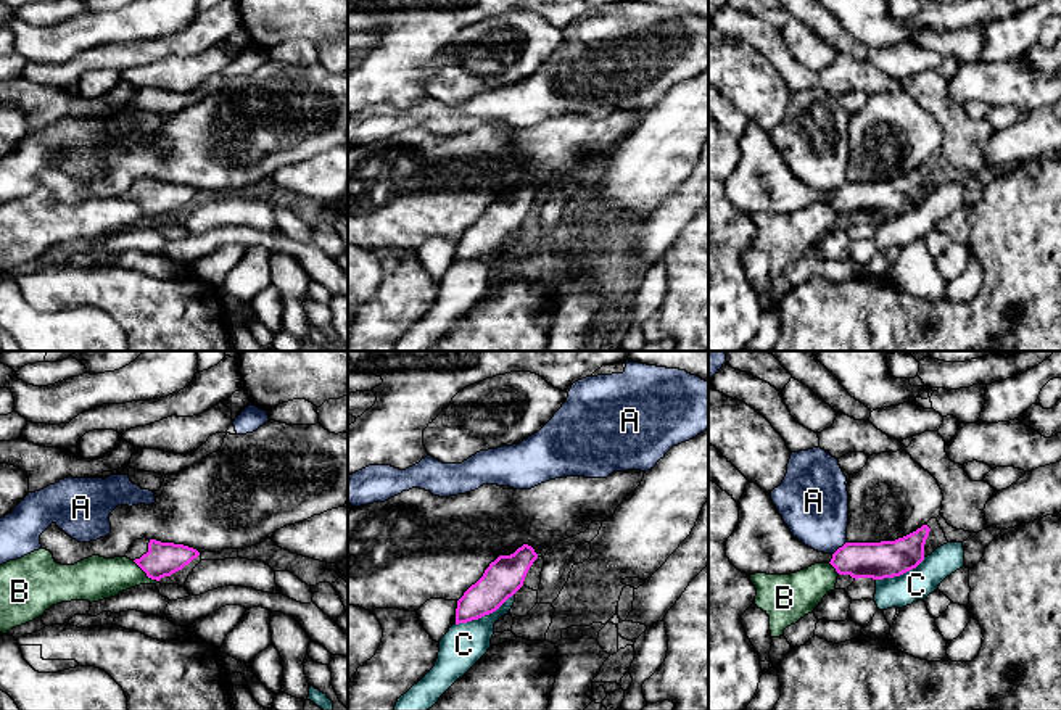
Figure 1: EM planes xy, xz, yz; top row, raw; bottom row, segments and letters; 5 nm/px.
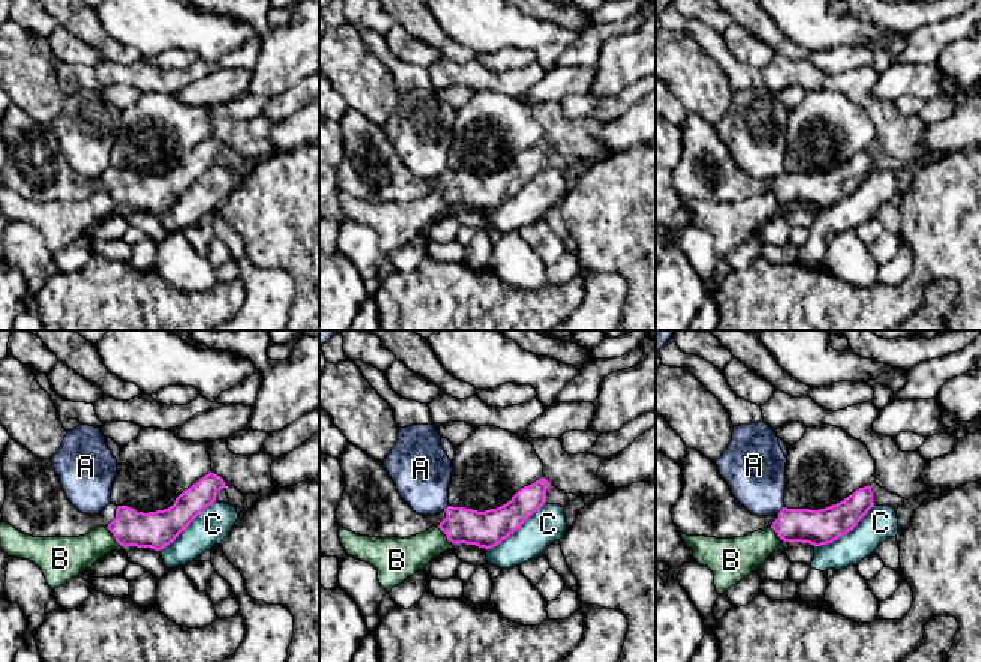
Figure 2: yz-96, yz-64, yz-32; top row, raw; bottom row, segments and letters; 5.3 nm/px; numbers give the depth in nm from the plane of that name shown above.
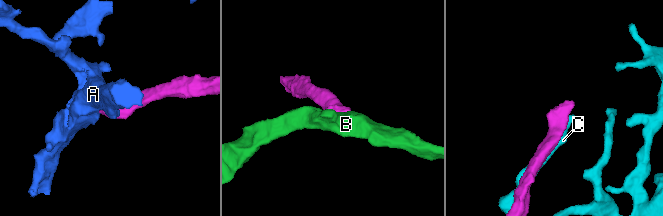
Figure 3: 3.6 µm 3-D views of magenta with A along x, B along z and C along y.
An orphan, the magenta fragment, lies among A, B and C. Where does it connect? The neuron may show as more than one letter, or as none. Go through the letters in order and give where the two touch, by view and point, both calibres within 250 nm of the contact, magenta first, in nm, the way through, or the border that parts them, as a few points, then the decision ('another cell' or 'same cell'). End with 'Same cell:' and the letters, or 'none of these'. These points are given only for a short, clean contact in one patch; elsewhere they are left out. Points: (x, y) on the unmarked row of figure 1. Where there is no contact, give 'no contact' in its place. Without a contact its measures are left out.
A: meets magenta in yz at (839, 187); 190 nm thick on the magenta side, 340 nm on the other; border along yz (846, 181), (833, 194); another cell
B: meets magenta in xy at (145, 211); 170 nm thick on the magenta side, 220 nm on the other; border along xy (132, 200), (156, 221); another cell
C: meets magenta in xz at (485, 253); 190 nm thick on the magenta side, 220 nm on the other; another cell
Same cell: none of these

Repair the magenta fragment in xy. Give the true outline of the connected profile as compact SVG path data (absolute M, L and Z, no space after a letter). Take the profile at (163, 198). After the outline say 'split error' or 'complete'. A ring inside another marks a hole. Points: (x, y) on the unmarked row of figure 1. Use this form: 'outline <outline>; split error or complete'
outline M147 177L134 180L126 193L148 217L156 221L182 209L198 195L200 192L193 187Z; split error

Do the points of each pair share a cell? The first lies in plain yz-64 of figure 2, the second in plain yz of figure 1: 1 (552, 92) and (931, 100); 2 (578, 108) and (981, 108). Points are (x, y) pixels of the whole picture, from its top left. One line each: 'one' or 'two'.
1: two
2: one

